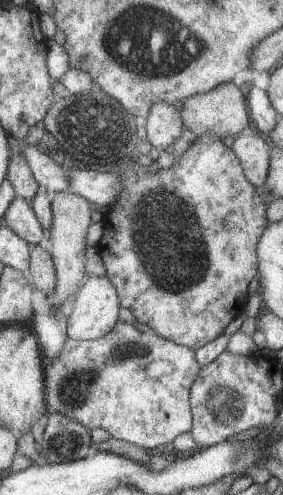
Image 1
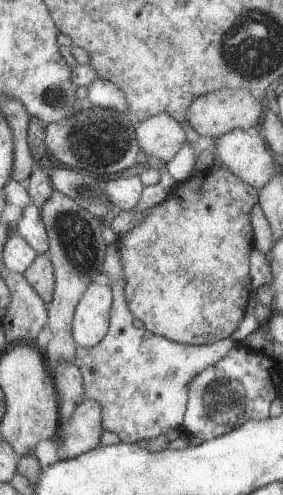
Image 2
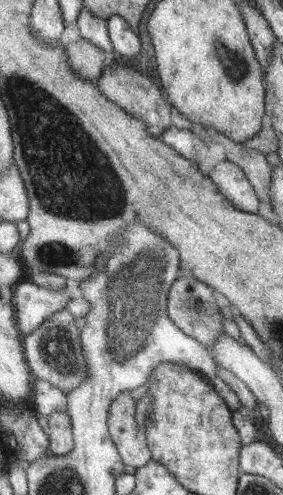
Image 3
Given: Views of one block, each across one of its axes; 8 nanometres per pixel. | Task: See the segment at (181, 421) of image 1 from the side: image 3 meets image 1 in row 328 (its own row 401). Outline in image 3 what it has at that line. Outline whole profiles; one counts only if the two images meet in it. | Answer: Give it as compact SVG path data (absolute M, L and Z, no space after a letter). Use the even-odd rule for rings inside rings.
M131 392L117 396L117 400L109 410L109 428L117 448L121 450L121 458L125 460L125 466L139 470L153 460L153 450L147 438L147 422L151 418L147 414L147 420L143 424L145 428L139 426L137 400L139 398L133 398Z

